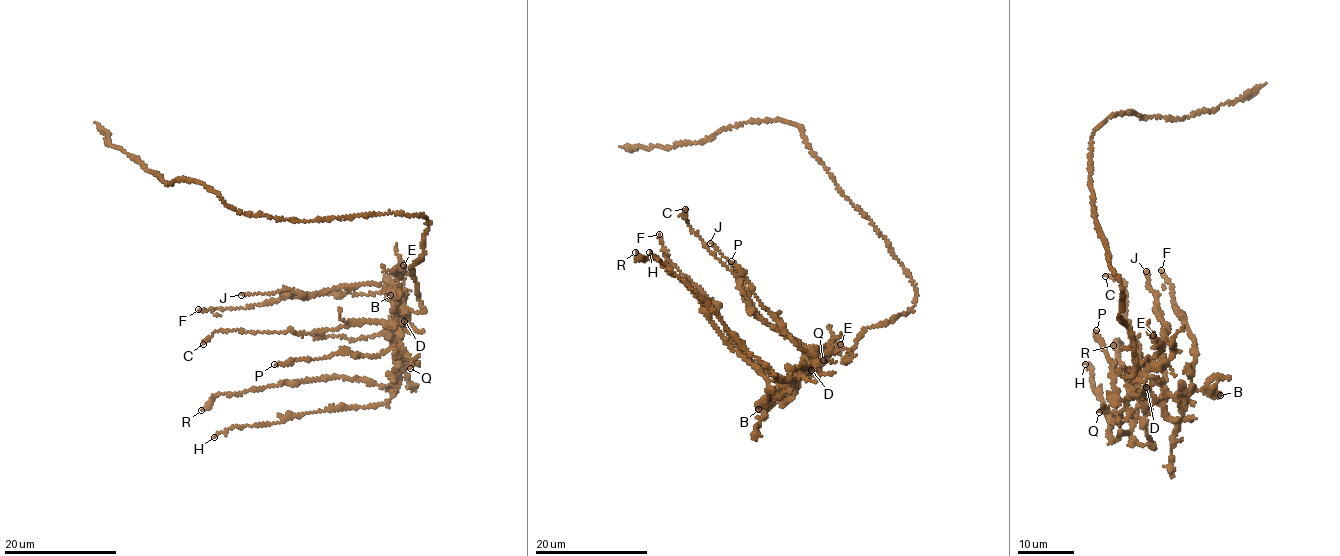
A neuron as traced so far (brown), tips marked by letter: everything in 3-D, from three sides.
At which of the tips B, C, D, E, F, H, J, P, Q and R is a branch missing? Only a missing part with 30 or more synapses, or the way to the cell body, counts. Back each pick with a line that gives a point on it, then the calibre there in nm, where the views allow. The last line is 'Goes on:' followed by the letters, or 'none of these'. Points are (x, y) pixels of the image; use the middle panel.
Goes on: none of these

